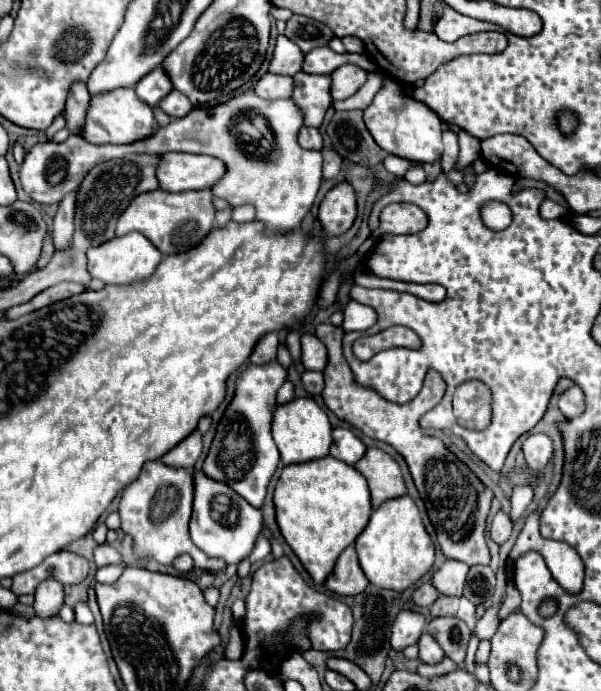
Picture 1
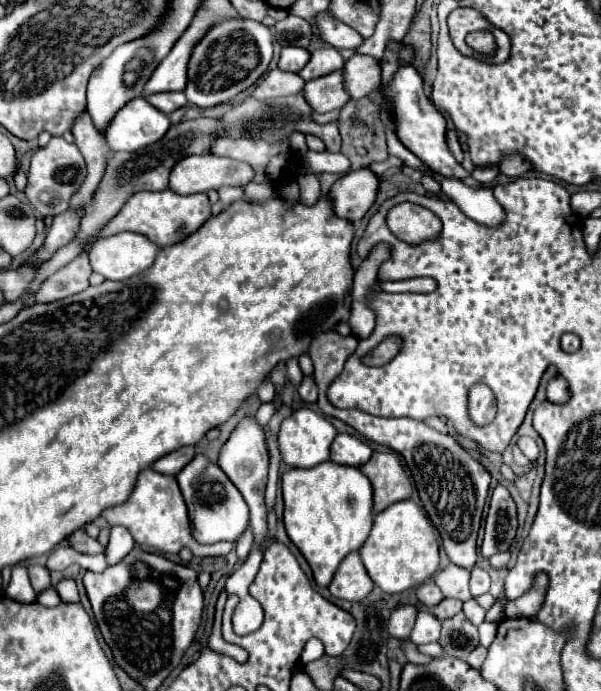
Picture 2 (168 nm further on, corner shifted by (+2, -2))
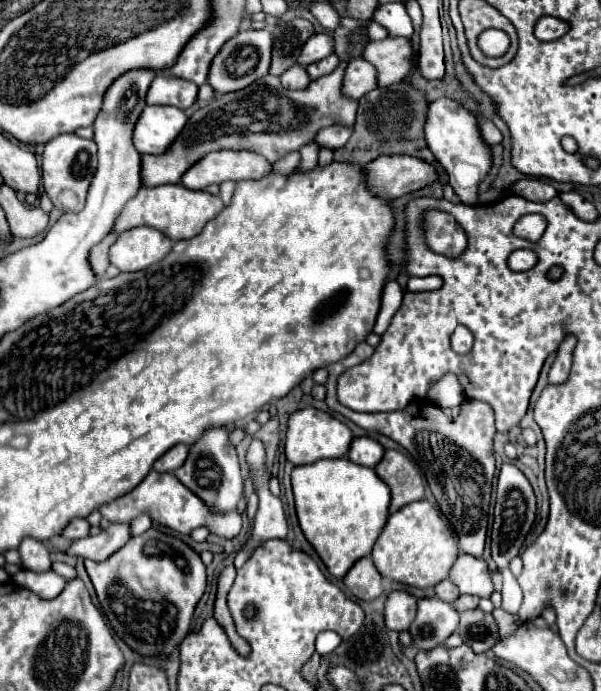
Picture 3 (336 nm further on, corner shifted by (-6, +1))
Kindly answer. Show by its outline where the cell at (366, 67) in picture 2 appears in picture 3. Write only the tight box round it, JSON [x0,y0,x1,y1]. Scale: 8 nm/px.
[361,37,411,87]

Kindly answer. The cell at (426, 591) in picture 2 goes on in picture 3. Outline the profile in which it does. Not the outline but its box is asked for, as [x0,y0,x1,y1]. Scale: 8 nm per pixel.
[435,579,459,603]

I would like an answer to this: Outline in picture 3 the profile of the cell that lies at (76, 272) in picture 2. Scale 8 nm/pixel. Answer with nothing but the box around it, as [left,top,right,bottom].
[89,235,117,279]

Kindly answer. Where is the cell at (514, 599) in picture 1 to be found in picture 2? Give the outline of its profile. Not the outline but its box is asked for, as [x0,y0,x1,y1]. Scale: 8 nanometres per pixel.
[507,572,549,618]

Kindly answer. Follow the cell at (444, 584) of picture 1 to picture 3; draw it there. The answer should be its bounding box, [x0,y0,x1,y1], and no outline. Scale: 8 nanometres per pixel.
[449,553,493,597]

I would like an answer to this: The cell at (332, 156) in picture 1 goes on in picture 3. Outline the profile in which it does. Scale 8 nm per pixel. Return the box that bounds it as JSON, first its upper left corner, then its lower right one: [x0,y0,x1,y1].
[141,61,357,187]

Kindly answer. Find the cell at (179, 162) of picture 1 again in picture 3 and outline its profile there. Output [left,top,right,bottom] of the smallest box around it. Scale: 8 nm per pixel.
[181,151,271,189]

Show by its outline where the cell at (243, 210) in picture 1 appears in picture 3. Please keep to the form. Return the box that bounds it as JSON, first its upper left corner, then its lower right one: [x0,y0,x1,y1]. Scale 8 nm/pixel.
[273,151,301,177]

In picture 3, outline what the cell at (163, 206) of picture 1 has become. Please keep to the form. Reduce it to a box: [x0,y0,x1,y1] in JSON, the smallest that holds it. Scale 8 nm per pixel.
[111,185,223,241]

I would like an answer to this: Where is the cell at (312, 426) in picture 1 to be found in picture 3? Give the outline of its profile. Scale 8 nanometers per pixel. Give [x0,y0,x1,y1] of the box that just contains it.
[285,407,353,465]

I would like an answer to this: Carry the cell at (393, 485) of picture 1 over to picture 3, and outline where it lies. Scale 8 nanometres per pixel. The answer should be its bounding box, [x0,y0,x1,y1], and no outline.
[375,451,423,513]

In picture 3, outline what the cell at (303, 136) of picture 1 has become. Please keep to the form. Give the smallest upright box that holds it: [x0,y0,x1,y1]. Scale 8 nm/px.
[315,127,353,151]

